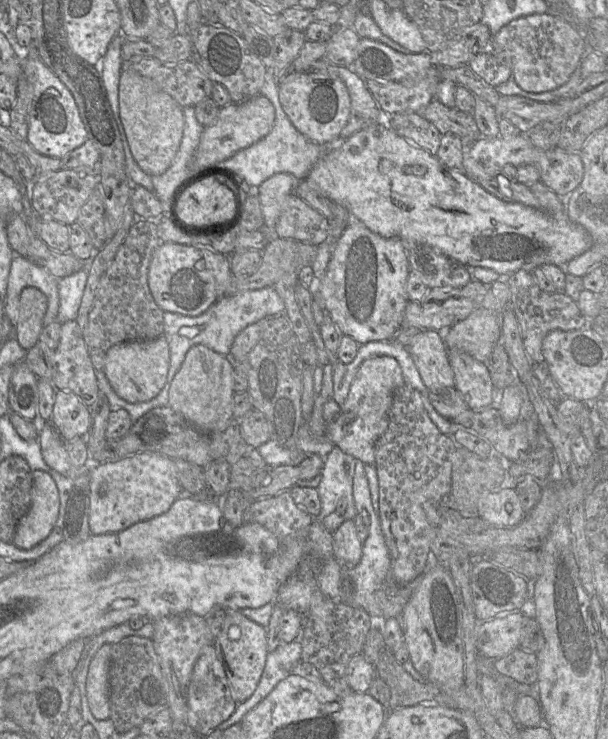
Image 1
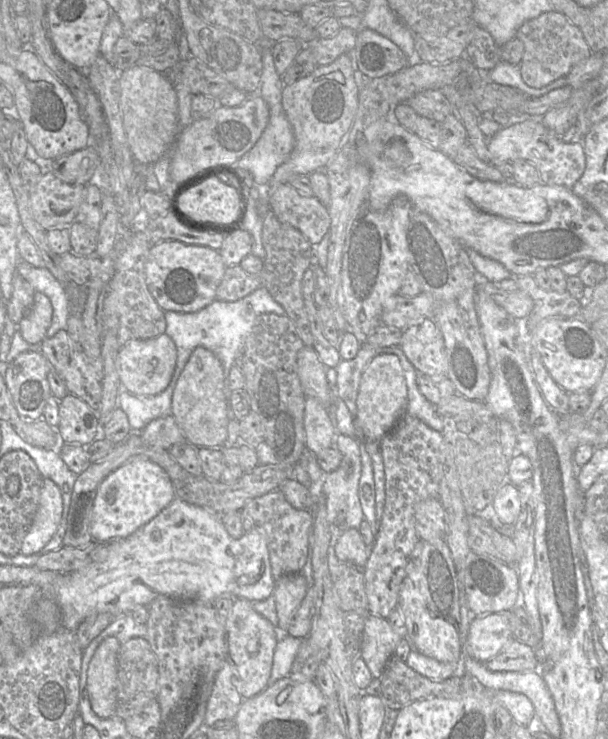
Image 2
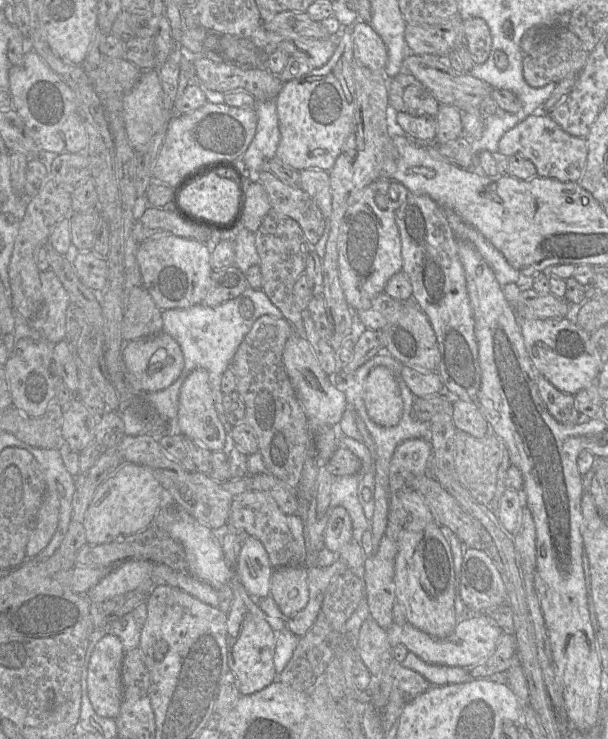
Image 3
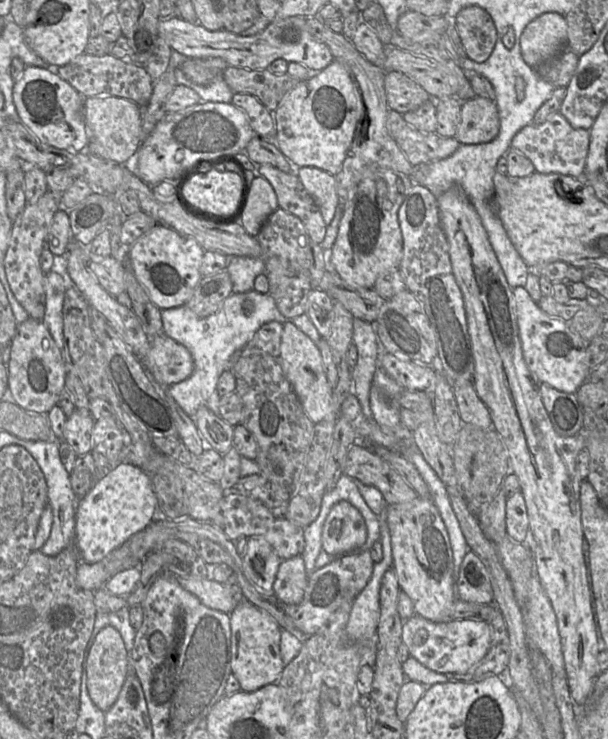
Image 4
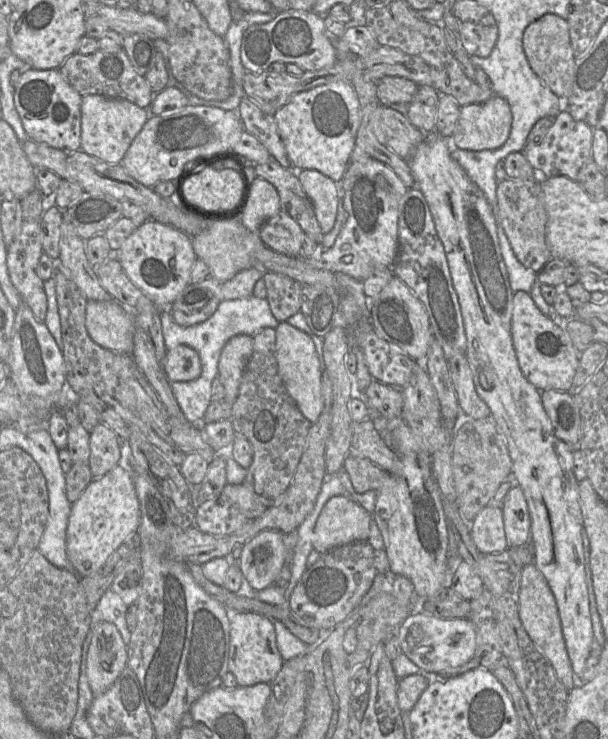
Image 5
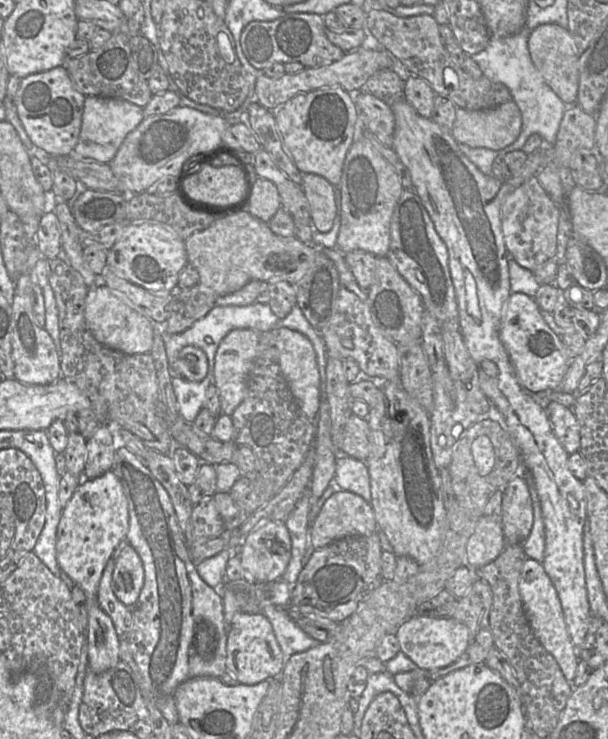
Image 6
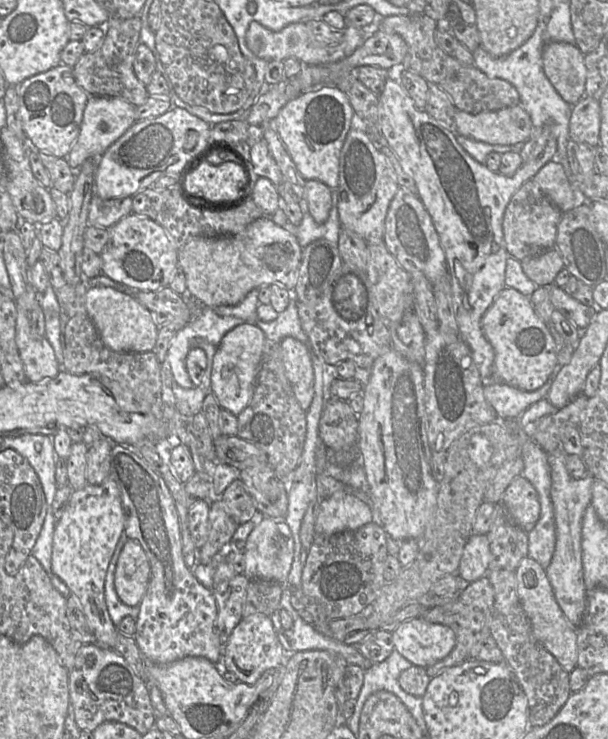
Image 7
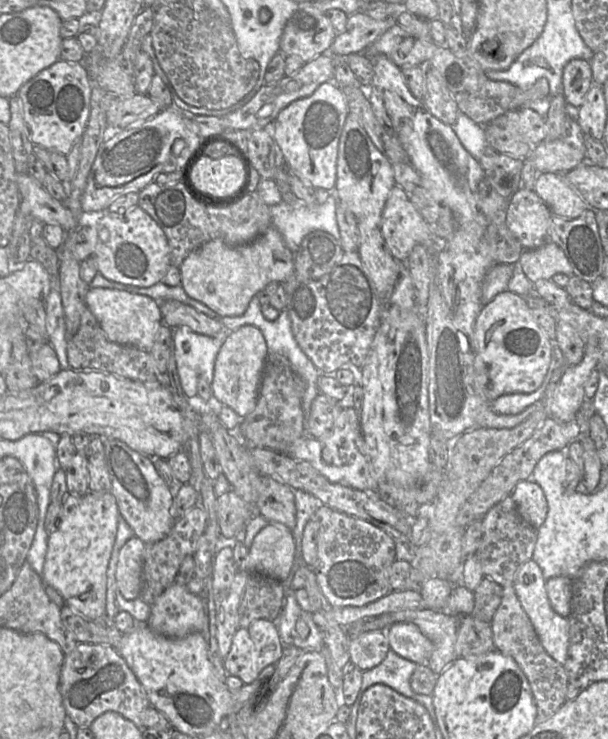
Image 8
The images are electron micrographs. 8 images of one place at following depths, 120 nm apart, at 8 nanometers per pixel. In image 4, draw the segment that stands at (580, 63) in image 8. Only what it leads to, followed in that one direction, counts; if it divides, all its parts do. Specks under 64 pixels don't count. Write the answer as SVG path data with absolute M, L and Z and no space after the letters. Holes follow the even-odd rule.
M557 12L544 13L531 21L520 38L522 58L534 69L557 56L566 44L566 18Z

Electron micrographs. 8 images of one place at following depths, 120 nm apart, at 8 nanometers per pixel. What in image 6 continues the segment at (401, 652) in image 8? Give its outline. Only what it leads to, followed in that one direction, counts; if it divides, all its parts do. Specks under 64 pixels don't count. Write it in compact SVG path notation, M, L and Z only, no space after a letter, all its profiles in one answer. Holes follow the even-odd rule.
M413 615L400 624L395 635L400 645L400 651L418 668L430 671L452 664L465 652L468 646L469 629L452 617Z

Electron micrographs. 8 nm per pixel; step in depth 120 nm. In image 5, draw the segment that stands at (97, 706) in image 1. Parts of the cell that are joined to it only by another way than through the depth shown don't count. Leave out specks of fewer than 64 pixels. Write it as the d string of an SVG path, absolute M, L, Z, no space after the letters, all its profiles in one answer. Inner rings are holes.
M100 622L93 633L86 659L86 673L94 696L104 693L127 666L127 645L117 627Z

